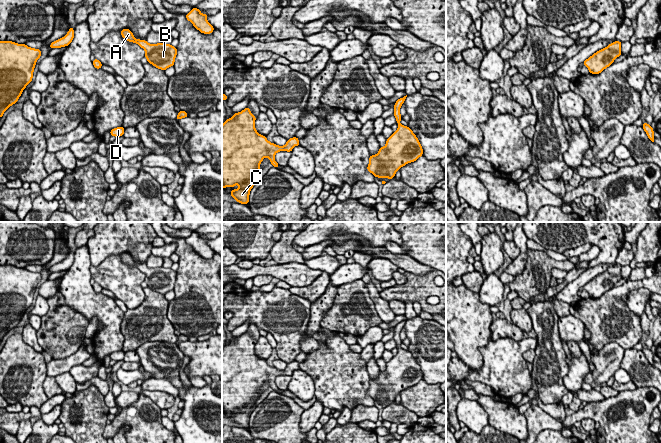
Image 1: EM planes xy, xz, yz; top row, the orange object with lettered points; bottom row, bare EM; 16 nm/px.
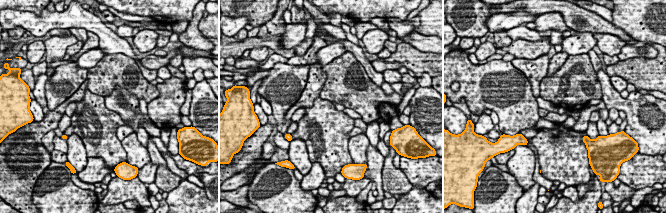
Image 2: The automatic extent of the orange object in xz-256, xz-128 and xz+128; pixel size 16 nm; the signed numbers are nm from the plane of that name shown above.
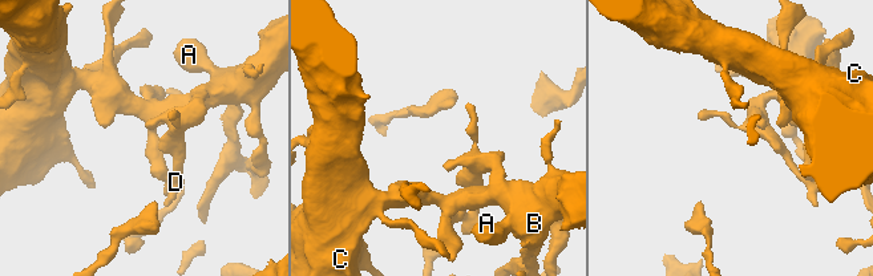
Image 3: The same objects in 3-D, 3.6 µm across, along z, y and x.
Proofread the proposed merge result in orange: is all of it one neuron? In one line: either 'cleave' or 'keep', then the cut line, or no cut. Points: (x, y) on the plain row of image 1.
keep; no cut

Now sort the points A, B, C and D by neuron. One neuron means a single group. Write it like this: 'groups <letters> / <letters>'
groups A B C D

